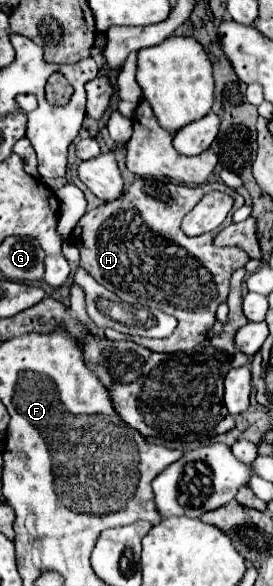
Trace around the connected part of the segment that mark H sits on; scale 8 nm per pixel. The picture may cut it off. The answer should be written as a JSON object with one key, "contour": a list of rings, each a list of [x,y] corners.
{"contour":[[[138,178],[114,202],[106,202],[86,212],[70,234],[70,242],[80,250],[80,266],[90,276],[94,276],[104,288],[112,290],[120,298],[150,304],[150,308],[158,308],[166,314],[176,316],[178,326],[172,332],[172,336],[164,340],[146,340],[146,348],[154,352],[182,352],[200,344],[216,322],[218,304],[228,296],[232,272],[242,268],[248,260],[248,254],[242,252],[240,248],[216,248],[212,244],[212,238],[220,232],[220,228],[194,238],[182,232],[180,222],[184,214],[192,210],[200,202],[200,198],[212,190],[226,192],[228,186],[216,182],[200,184],[200,186],[184,186],[184,184],[150,180],[150,178]]]}

